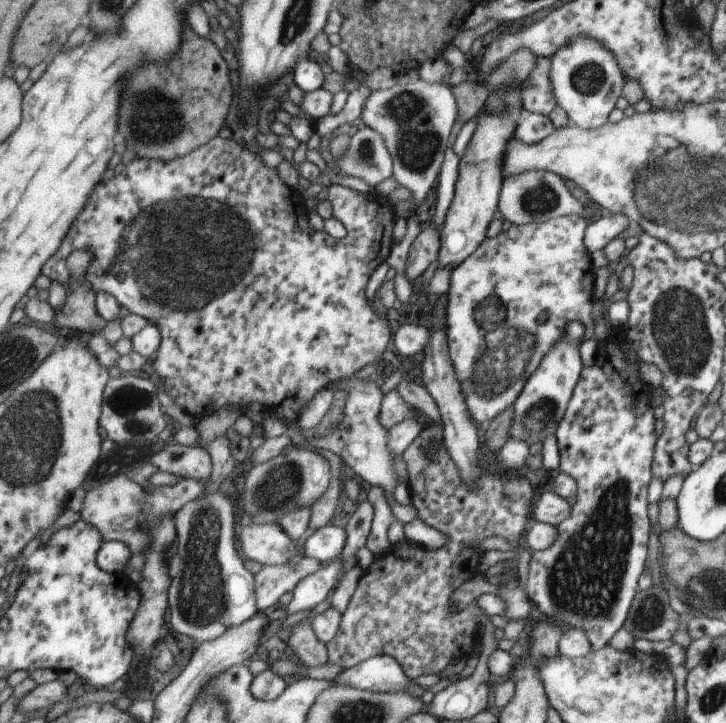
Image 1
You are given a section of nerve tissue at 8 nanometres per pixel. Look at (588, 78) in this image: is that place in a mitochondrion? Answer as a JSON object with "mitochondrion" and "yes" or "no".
{"mitochondrion":"yes"}

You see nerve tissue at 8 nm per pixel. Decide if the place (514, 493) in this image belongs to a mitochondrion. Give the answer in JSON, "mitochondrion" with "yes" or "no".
{"mitochondrion":"yes"}

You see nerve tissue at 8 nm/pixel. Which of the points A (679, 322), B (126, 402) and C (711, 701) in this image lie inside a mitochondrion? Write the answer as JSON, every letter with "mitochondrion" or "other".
{"A":"mitochondrion","B":"mitochondrion","C":"mitochondrion"}

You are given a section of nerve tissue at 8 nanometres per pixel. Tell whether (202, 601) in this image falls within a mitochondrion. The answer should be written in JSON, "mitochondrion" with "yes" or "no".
{"mitochondrion":"yes"}

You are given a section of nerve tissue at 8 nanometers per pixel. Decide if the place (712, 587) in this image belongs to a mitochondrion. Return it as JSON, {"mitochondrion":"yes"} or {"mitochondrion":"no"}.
{"mitochondrion":"yes"}

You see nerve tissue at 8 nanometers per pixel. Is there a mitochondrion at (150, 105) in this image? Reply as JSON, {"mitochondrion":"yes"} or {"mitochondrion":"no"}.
{"mitochondrion":"yes"}

